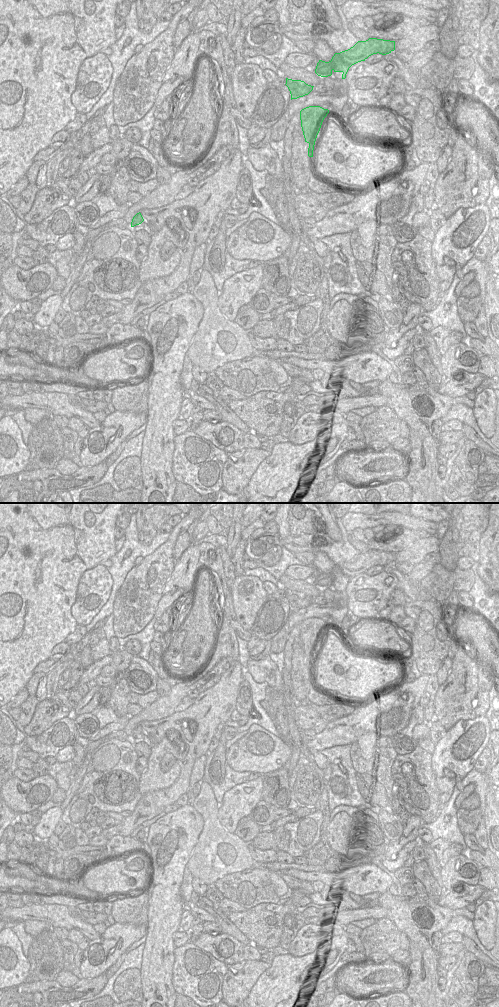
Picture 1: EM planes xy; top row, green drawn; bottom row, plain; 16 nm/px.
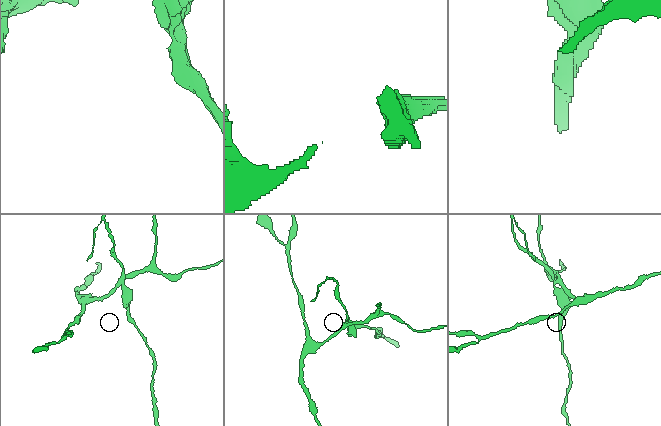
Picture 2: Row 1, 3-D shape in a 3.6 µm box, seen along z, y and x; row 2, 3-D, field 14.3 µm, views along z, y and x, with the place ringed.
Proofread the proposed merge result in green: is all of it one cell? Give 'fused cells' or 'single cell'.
fused cells

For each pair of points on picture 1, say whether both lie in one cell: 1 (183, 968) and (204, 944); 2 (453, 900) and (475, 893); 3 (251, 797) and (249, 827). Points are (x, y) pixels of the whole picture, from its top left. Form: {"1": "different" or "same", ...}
{"1": "different", "2": "same", "3": "different"}

